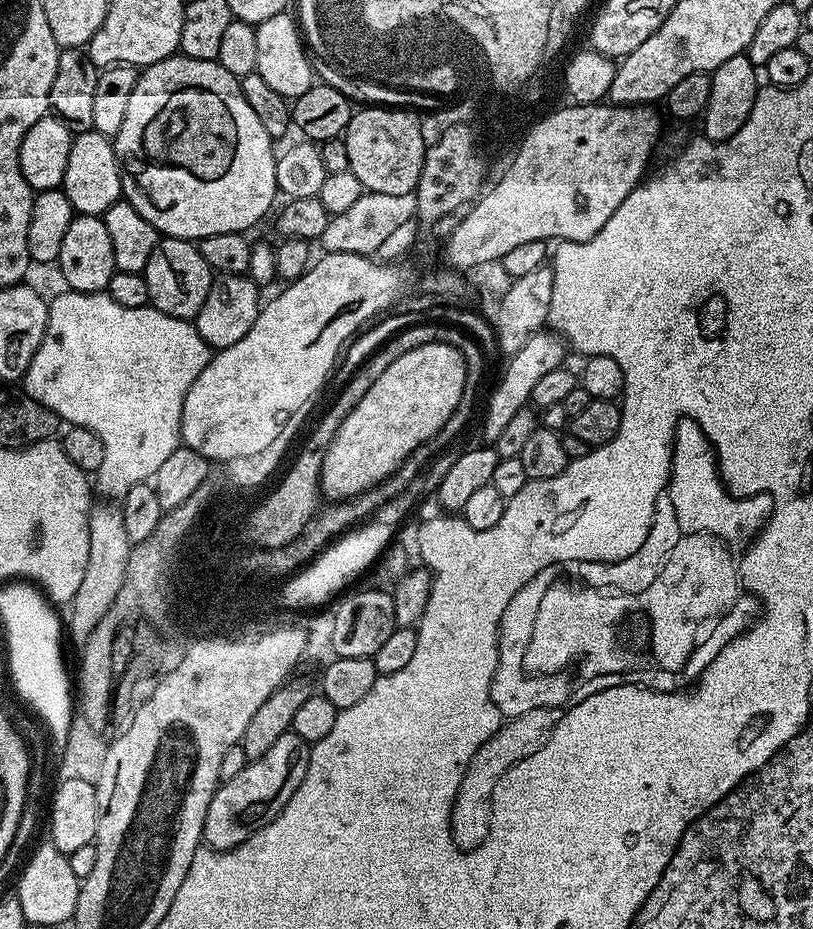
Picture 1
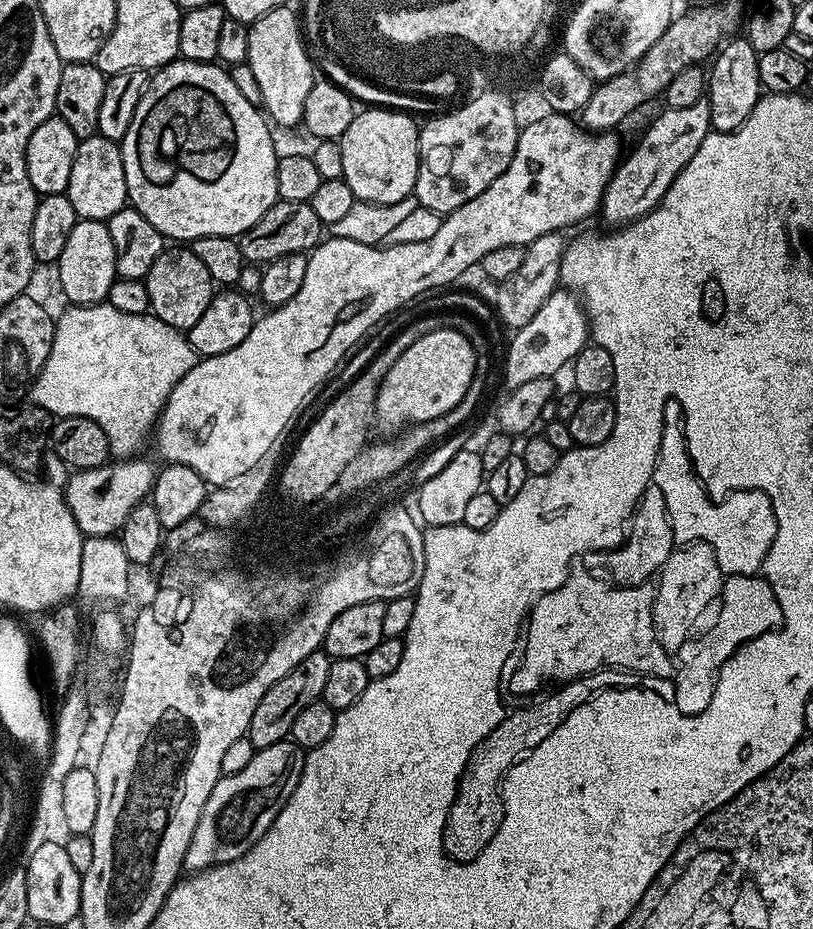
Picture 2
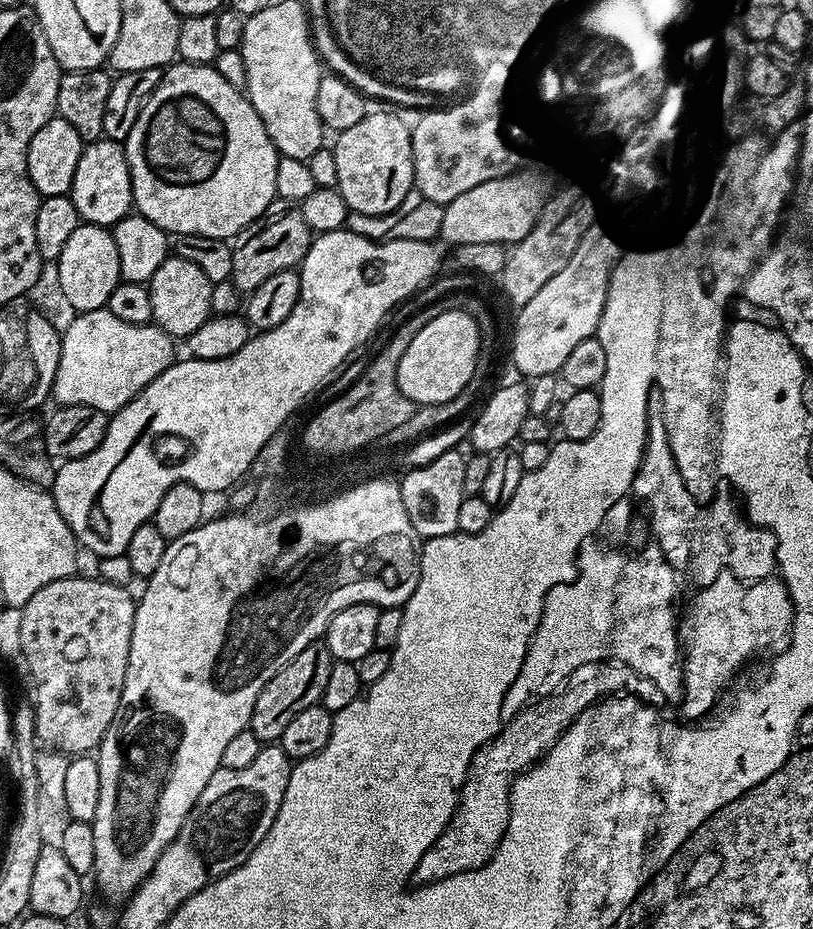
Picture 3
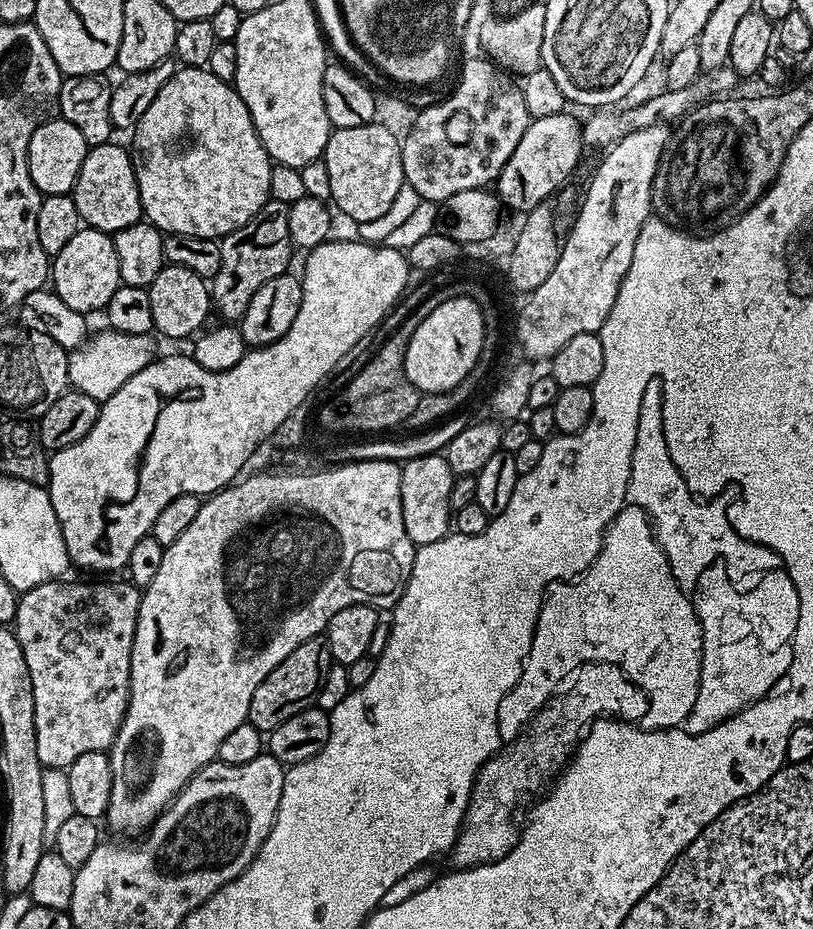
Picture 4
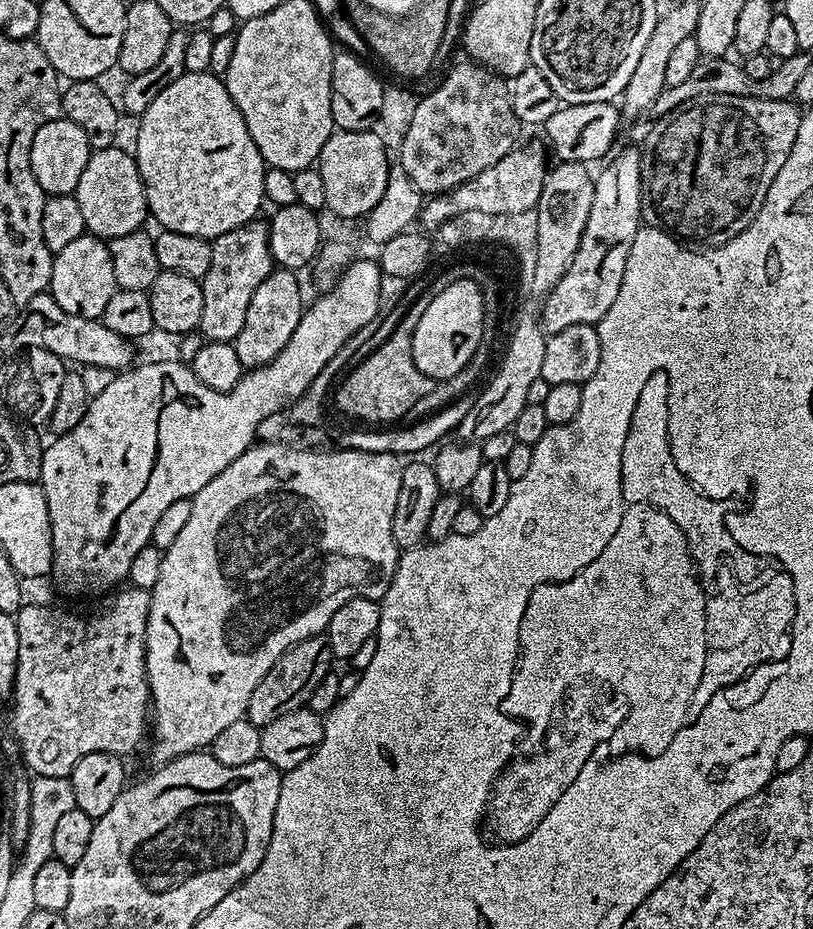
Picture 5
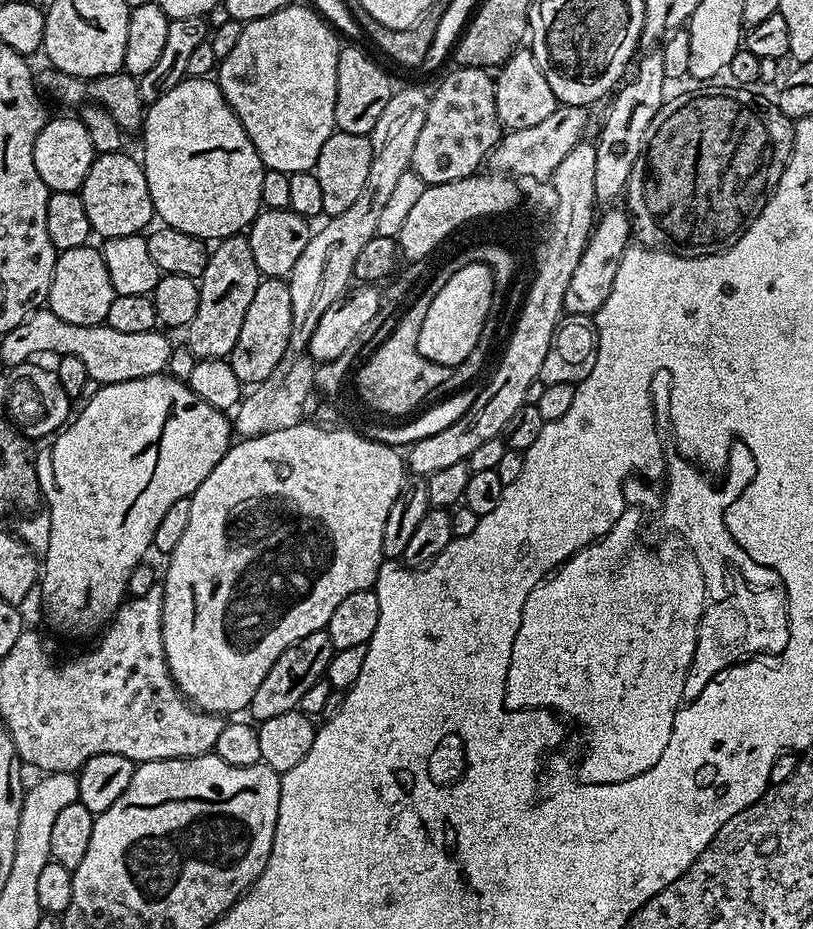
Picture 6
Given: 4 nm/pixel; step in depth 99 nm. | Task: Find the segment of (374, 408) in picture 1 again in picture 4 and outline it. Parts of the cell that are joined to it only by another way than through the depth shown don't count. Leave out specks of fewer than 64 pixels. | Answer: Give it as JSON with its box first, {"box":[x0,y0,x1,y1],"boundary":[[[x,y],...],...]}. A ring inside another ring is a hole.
{"box":[406,295,483,394],"boundary":[[[465,295],[442,302],[438,310],[430,310],[430,314],[422,318],[418,330],[414,330],[410,338],[410,346],[406,346],[406,378],[410,378],[421,394],[454,390],[478,362],[483,330],[482,310],[476,300]]]}

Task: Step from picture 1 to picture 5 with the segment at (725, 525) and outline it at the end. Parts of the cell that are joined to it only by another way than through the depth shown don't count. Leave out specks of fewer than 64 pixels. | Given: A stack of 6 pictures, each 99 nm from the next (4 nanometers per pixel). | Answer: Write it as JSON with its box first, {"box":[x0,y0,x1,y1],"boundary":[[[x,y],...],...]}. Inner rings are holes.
{"box":[620,374,769,578],"boundary":[[[663,374],[646,378],[646,382],[642,385],[642,394],[638,394],[626,442],[622,446],[620,493],[624,496],[625,505],[649,504],[662,509],[688,539],[688,551],[692,553],[695,567],[701,573],[712,572],[719,564],[732,563],[740,564],[741,570],[749,572],[752,576],[763,578],[769,575],[768,557],[758,556],[752,550],[744,552],[743,543],[730,538],[726,530],[721,505],[717,501],[706,499],[678,470],[670,454],[668,378]]]}

